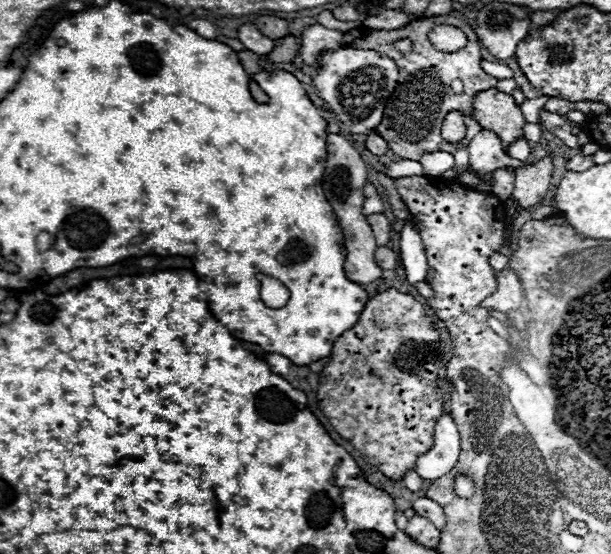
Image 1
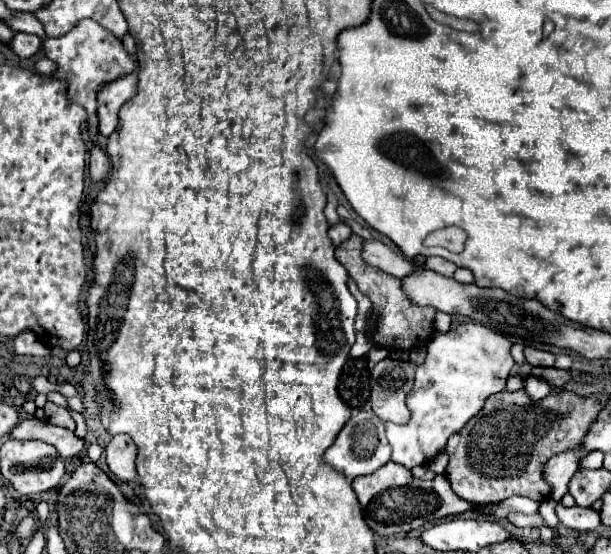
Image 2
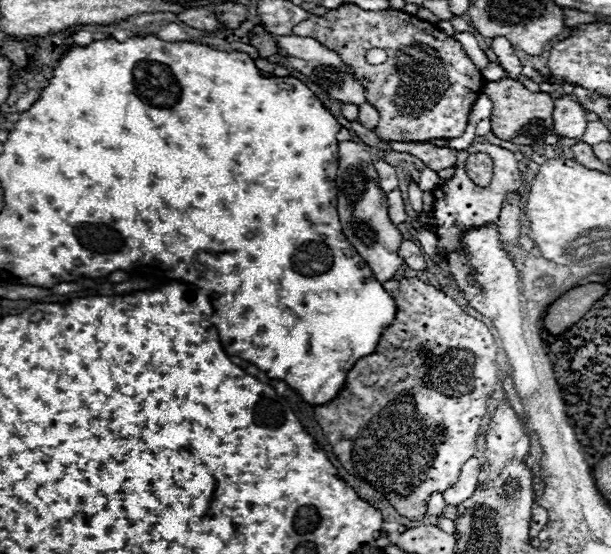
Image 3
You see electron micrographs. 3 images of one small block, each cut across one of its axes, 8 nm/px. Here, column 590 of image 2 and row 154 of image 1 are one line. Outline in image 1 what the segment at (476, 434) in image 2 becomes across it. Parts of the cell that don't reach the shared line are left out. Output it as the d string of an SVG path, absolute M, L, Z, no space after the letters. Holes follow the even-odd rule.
M446 14L446 16L430 16L430 18L412 20L410 24L406 24L404 28L398 28L398 30L370 30L370 28L362 26L362 28L354 28L354 30L346 32L342 36L342 44L350 46L350 48L368 48L368 50L382 52L382 54L390 56L396 62L396 66L400 68L398 86L396 86L394 94L388 98L386 108L384 108L384 118L376 128L376 132L382 134L382 138L386 138L386 142L408 142L412 146L412 150L414 150L412 154L398 154L398 156L418 160L422 154L428 154L434 150L456 152L458 148L468 146L470 140L482 130L480 124L472 116L472 102L478 92L496 88L498 80L480 68L480 42L478 42L478 36L474 34L474 30L464 20L458 20L458 18ZM440 24L450 24L450 26L460 28L468 38L466 48L460 48L456 52L436 50L432 46L432 42L428 40L428 34L434 26L440 26ZM402 38L408 38L412 42L412 52L404 54L394 48L392 42L402 40ZM456 78L466 82L466 92L460 96L450 92L450 82ZM450 110L460 110L464 114L470 114L468 120L464 118L466 136L456 144L446 142L440 134L440 126Z

